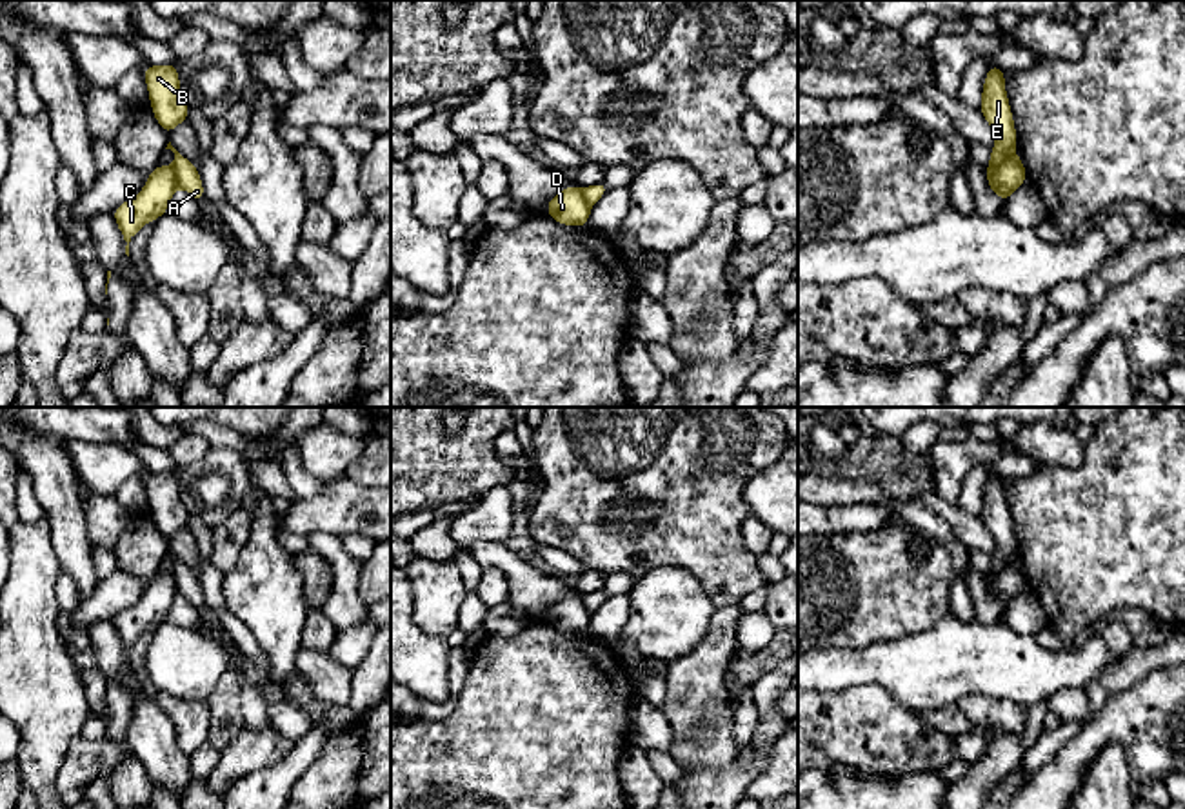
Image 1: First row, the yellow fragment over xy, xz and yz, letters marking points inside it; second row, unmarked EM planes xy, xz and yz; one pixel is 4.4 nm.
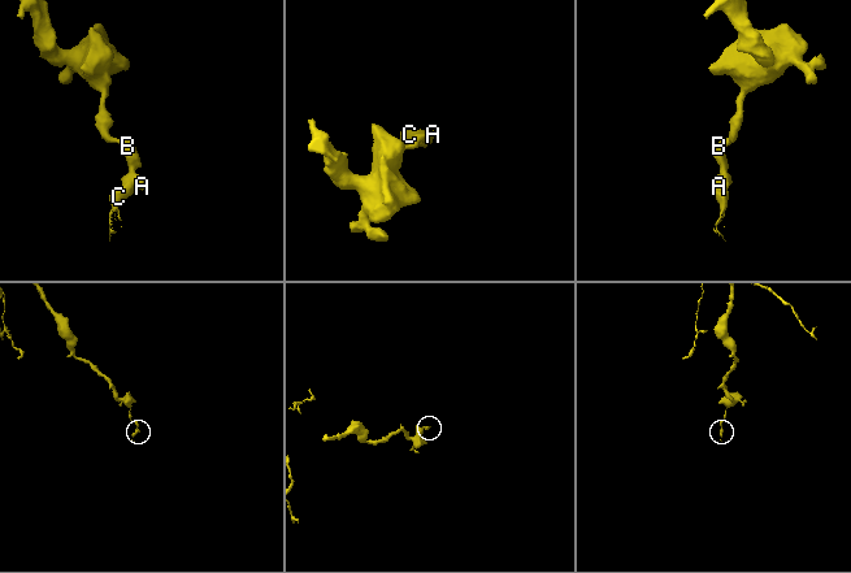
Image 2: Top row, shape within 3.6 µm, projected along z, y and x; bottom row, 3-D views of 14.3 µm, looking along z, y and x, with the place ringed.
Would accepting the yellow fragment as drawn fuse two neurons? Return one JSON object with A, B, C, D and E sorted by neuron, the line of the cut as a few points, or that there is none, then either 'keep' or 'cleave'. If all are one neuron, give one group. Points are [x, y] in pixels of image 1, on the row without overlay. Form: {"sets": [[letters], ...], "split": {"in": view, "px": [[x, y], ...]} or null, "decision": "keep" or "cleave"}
{"sets": [["A", "B", "E"], ["C", "D"]], "split": {"in": "yz", "px": [[1009, 560], [987, 584]]}, "decision": "cleave"}

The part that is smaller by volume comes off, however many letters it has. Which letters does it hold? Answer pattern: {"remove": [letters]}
{"remove": ["C", "D"]}

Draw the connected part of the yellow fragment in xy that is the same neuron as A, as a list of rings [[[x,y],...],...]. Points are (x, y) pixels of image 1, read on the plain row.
[[[171,549],[167,551],[165,556],[171,556],[174,560],[174,582],[178,585],[178,593],[184,594],[191,605],[194,605],[196,609],[205,605],[205,598],[198,582],[196,573],[187,567],[185,564],[182,564],[173,553]]]

